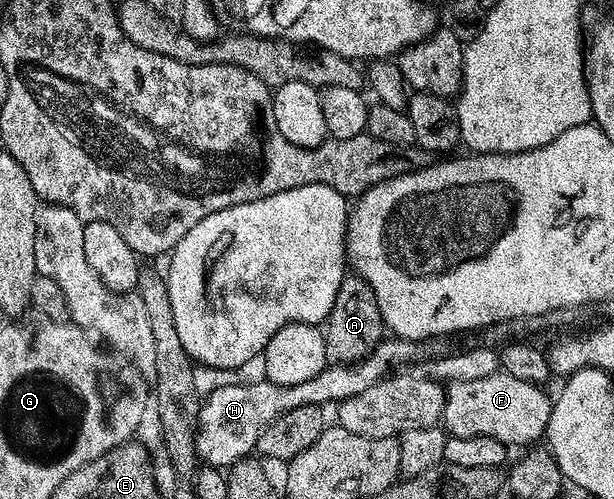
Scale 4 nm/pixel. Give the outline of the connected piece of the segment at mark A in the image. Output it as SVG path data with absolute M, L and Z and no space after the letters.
M349 273L338 288L338 296L334 300L334 308L328 321L323 323L324 351L329 363L337 366L351 366L360 362L386 337L386 324L382 320L382 312L378 308L378 300L374 296L374 288L366 284L359 274Z

